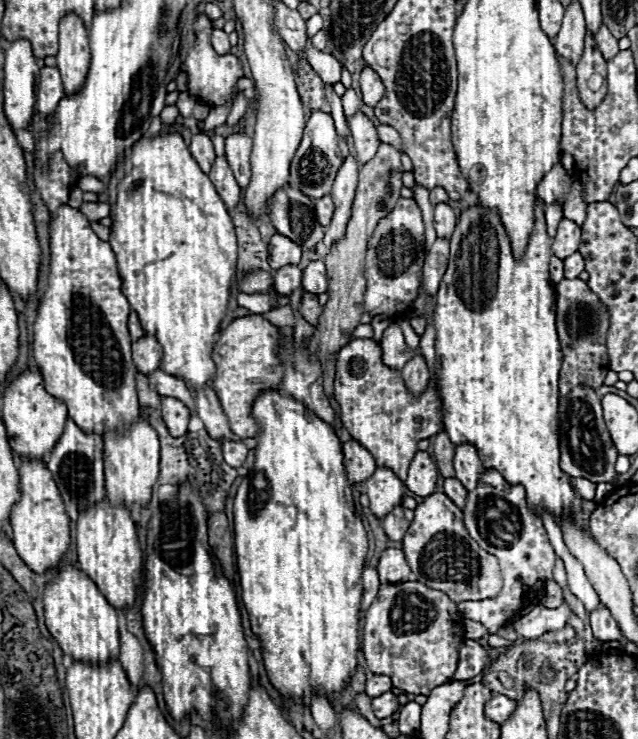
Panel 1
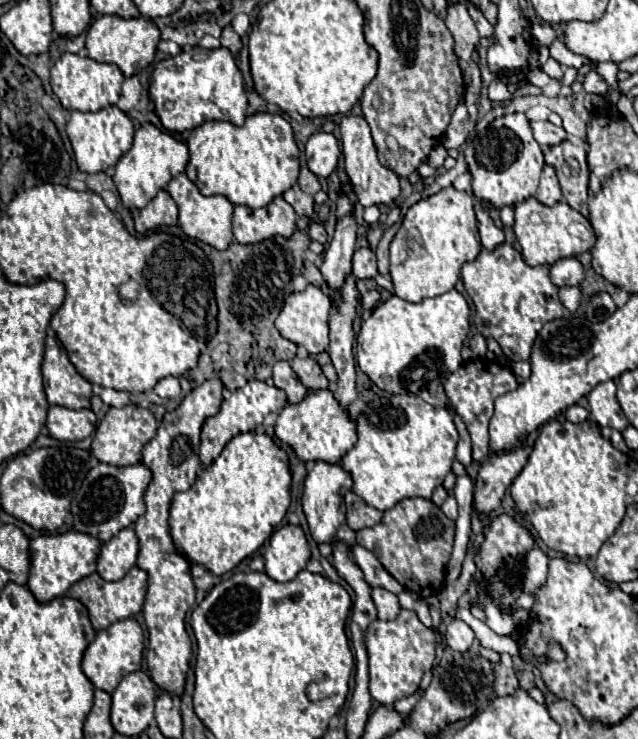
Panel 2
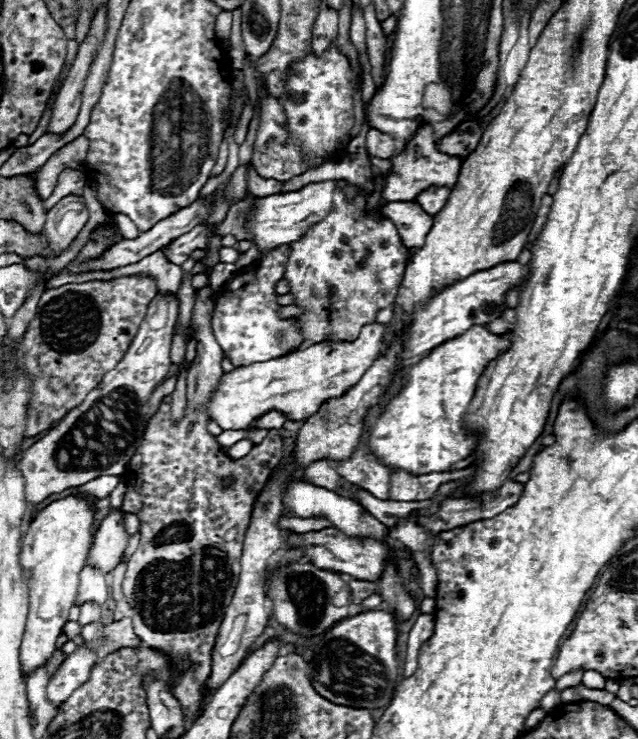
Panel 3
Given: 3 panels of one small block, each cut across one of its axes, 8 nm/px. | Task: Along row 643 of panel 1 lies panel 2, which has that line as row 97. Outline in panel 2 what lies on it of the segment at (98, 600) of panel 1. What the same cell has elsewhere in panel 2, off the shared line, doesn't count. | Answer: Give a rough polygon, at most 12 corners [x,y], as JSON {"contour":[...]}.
{"contour":[[62,54],[50,86],[64,110],[114,106],[124,82],[114,64]]}

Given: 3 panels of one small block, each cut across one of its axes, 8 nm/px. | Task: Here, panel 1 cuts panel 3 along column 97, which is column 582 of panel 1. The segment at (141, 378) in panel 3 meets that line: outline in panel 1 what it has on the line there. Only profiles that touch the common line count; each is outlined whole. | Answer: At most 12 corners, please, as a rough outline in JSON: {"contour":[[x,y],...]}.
{"contour":[[560,398],[560,466],[614,484],[618,458],[600,398]]}

